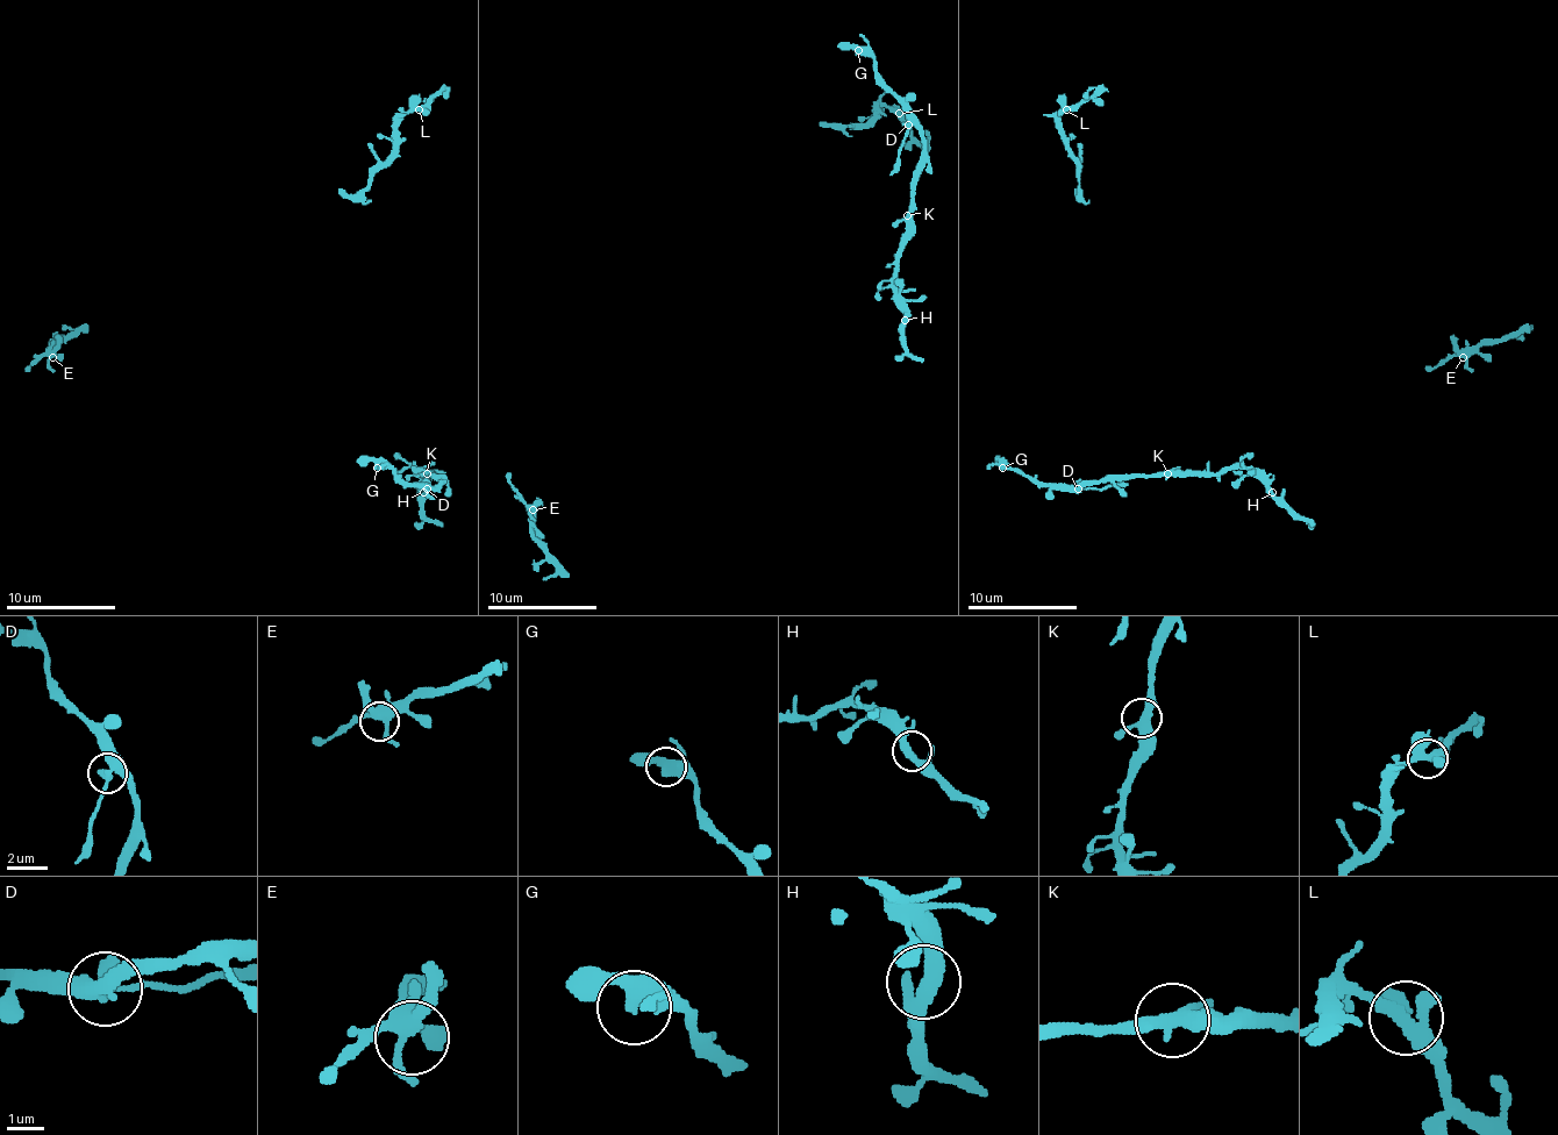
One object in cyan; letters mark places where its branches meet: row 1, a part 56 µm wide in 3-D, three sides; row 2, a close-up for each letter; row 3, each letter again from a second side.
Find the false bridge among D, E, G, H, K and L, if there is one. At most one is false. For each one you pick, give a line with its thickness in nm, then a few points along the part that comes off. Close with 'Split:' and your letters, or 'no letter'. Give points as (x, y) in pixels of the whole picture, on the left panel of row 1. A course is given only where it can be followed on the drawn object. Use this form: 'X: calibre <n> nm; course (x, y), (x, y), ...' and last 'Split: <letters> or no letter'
D: calibre 380 nm; course (427, 490), (409, 484)
Split: D

